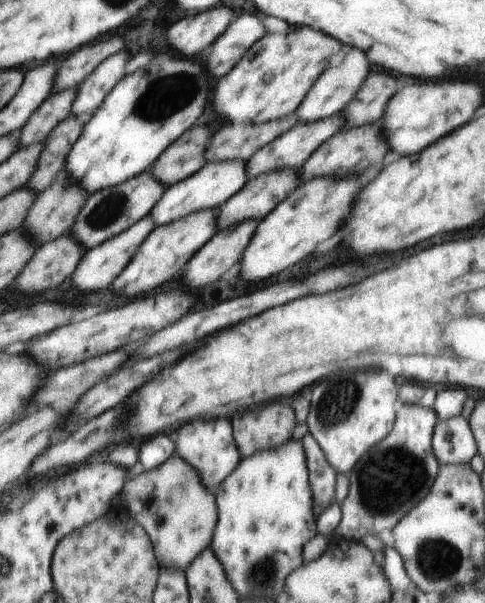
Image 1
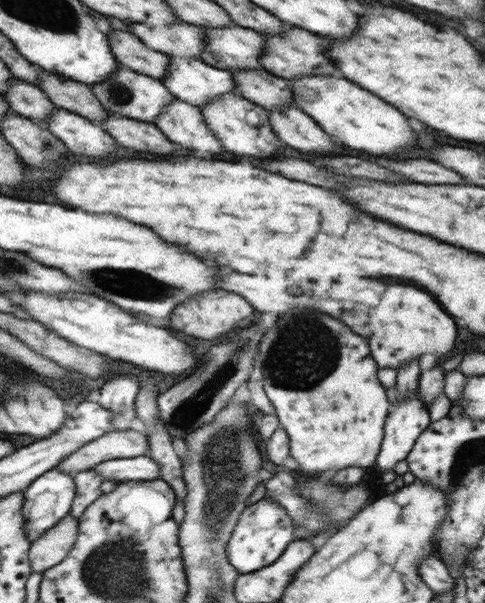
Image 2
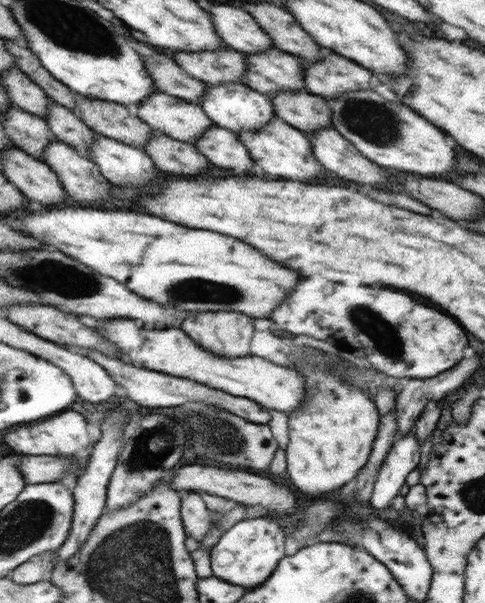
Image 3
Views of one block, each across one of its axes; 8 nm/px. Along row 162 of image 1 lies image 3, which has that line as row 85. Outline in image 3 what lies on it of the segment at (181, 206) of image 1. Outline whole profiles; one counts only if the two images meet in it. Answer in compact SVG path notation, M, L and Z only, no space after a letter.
M220 83L206 86L207 90L201 98L200 106L216 126L238 134L240 131L255 131L265 127L272 117L276 117L270 97L251 90L246 84Z

